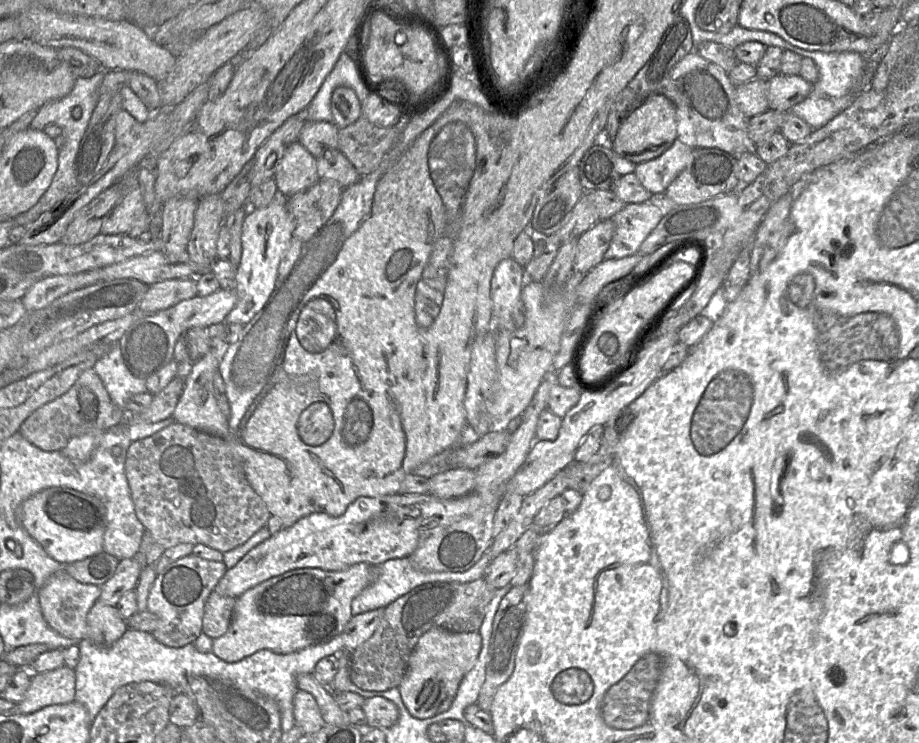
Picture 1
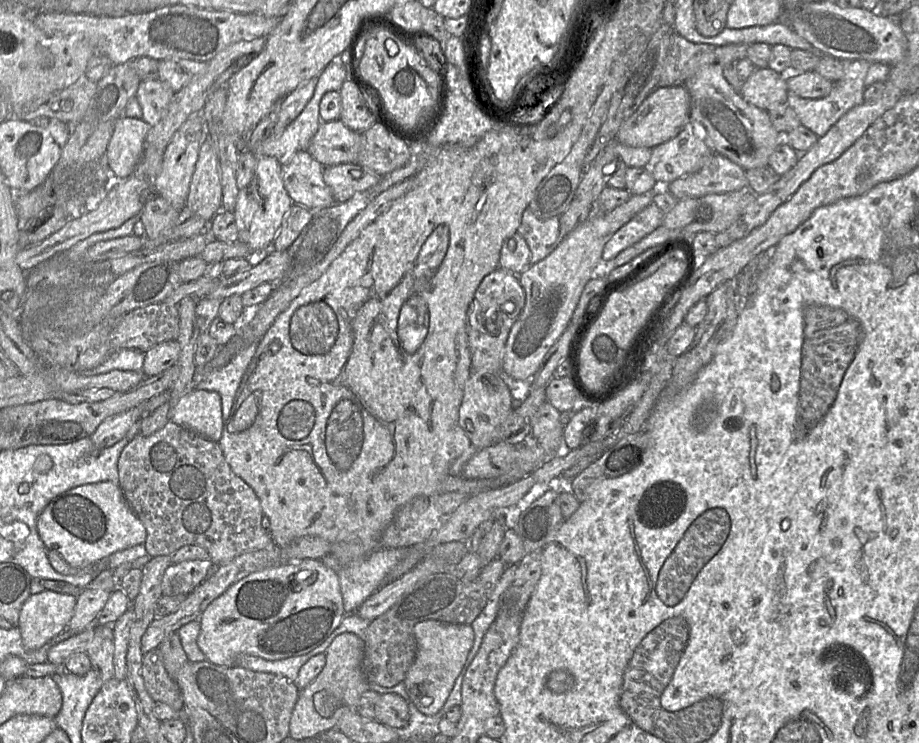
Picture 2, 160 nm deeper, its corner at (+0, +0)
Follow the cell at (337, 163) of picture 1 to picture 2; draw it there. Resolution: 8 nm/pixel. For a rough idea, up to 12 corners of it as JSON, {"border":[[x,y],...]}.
{"border":[[357,163],[324,167],[335,203],[376,185],[380,177]]}

